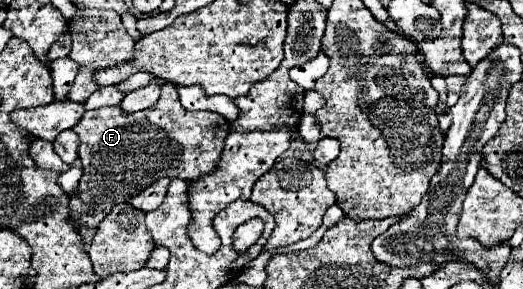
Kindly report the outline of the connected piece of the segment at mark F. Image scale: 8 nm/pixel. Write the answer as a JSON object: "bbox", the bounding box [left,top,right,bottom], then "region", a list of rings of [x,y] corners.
{"bbox":[69,83,231,229],"region":[[[167,83],[151,109],[131,115],[123,115],[119,107],[93,109],[83,115],[73,131],[79,135],[83,177],[77,191],[69,197],[69,219],[81,229],[97,227],[113,205],[127,203],[161,177],[193,181],[215,171],[231,127],[219,113],[183,109],[175,85]]]}

